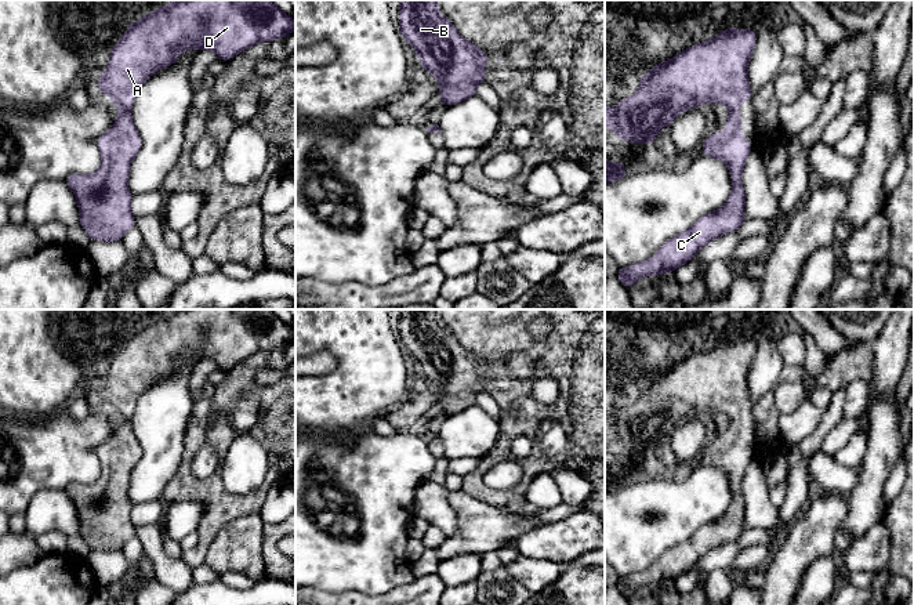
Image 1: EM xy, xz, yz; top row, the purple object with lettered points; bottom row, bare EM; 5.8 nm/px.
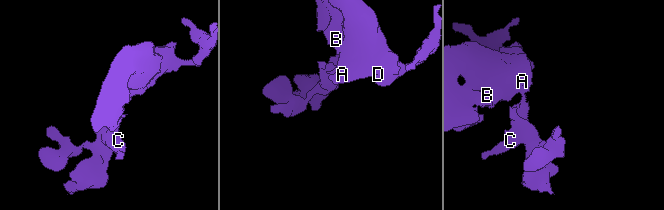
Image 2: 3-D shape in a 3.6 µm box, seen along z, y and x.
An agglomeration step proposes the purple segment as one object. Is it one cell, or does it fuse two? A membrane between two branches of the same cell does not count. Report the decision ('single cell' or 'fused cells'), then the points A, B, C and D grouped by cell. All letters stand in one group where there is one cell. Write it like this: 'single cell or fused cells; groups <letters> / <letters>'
single cell; groups A B C D

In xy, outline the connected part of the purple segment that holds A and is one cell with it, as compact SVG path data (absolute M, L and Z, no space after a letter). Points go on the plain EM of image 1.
M175 309L127 337L110 362L106 380L94 391L119 417L115 434L97 449L101 477L90 485L72 482L65 488L76 506L80 535L90 550L121 551L127 540L135 536L130 518L133 504L128 500L128 485L131 471L142 457L142 449L130 419L139 395L153 383L168 377L188 358L213 359L218 369L228 372L260 351L283 348L294 340L295 332L272 309Z

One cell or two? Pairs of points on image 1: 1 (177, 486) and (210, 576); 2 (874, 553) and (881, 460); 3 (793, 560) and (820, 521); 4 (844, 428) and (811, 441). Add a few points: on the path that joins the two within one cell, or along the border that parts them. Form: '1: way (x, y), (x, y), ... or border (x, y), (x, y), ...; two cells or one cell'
1: border (203, 562), (193, 569); two cells
2: border (881, 520), (851, 543); two cells
3: way (797, 550), (815, 531); one cell
4: border (842, 419), (826, 435), (819, 449); two cells

